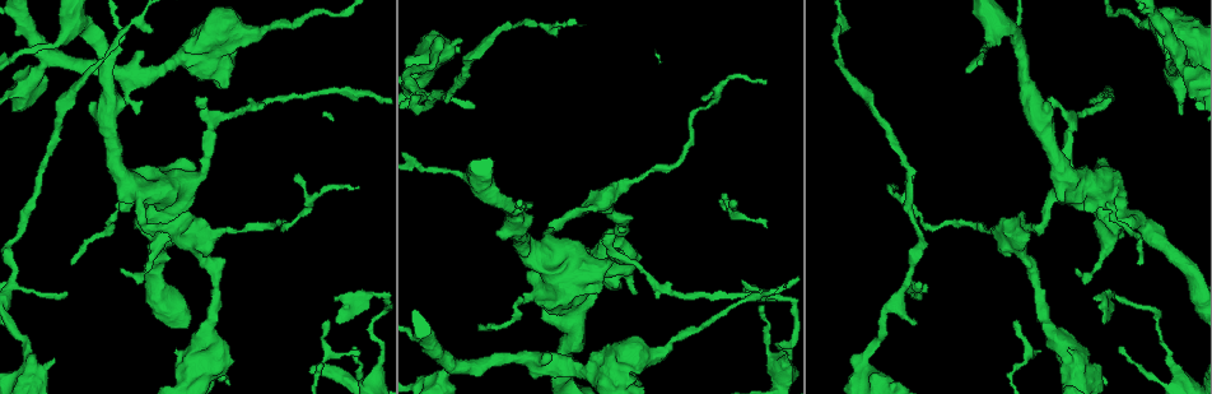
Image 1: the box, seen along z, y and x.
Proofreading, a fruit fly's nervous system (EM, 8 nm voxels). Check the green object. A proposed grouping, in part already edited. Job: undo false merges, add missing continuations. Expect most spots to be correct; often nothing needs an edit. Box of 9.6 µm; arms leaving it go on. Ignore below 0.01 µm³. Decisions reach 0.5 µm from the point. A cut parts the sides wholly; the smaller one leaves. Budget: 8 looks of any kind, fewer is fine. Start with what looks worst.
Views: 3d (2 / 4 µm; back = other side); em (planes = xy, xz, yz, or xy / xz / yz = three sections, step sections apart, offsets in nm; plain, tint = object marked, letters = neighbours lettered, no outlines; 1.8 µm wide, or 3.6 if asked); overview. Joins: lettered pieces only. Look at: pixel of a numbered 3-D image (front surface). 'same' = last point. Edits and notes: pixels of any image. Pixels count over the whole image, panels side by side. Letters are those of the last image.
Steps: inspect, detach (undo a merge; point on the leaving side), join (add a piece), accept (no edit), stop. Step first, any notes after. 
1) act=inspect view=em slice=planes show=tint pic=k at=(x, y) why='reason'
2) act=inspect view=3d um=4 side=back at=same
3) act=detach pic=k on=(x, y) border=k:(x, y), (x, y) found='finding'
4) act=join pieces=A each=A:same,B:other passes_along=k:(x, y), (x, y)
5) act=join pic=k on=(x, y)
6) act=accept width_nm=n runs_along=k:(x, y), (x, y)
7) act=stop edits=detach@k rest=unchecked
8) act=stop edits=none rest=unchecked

act=inspect view=em slice=planes show=letters pic=1 at=(336, 316) why='thin end'

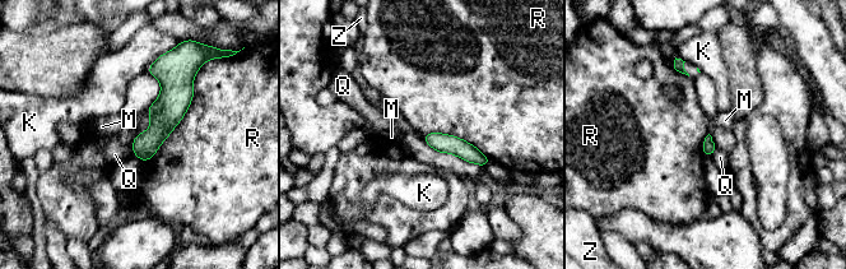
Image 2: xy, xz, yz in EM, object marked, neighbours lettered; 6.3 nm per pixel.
act=accept width_nm=90 each=K:other,M:other,Q:other,R:other,Z:other runs_along=2:(163, 64), (168, 110), (144, 157) found='none of them fits'

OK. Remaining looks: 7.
act=inspect view=3d um=4 pic=1 at=(218, 30) why='sharp bend'

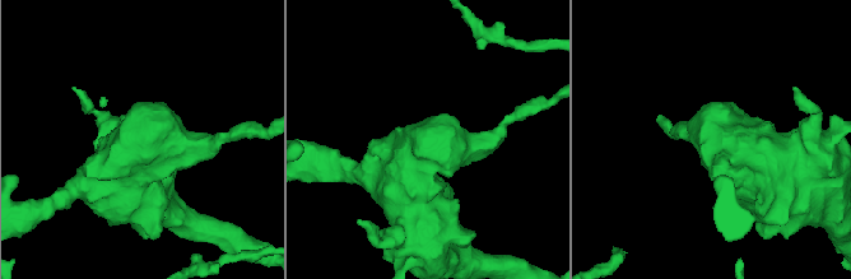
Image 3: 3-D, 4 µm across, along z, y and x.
act=inspect view=em um=3.6 slice=xz step=16 show=tint pic=3 at=(427, 150) why='shape alone is not enough'

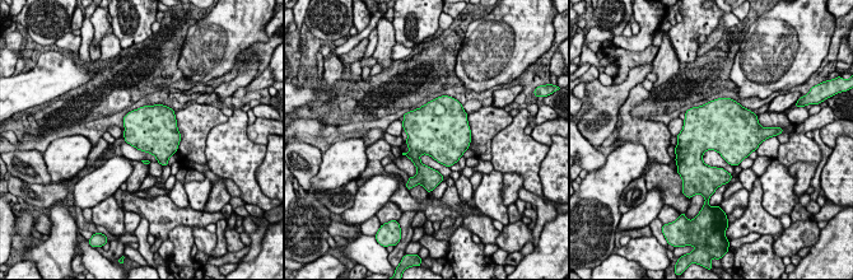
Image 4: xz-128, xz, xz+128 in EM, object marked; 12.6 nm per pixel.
act=inspect view=em um=3.6 slice=planes show=letters at=same

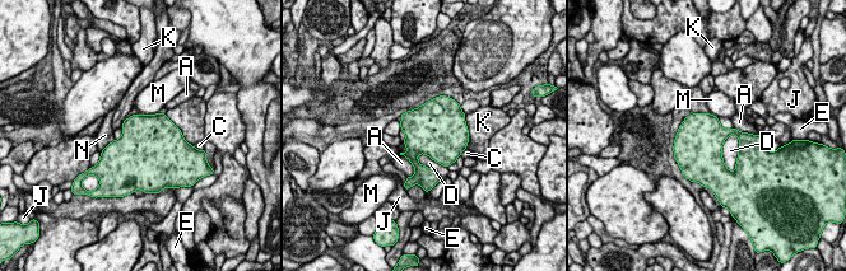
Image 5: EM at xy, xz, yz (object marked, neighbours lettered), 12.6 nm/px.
act=accept each=A:other,C:other,D:other,E:other,J:other,K:other,M:other,N:other border=5:(729, 134), (723, 163), (733, 173) found='continuous, no second neuron'

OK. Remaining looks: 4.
act=inspect view=3d um=4 pic=1 at=(1094, 202) why='calibre changes'

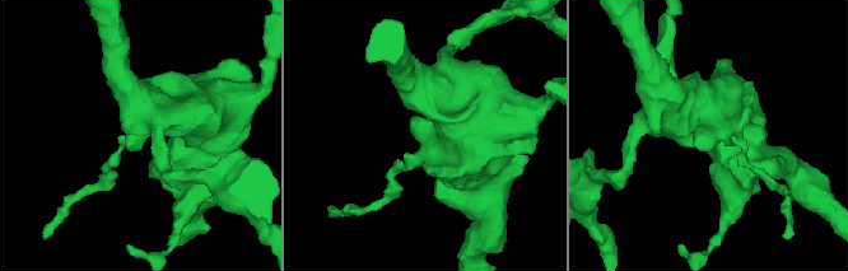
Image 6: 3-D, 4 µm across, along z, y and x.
act=inspect view=em slice=planes show=tint pic=6 at=(713, 133)

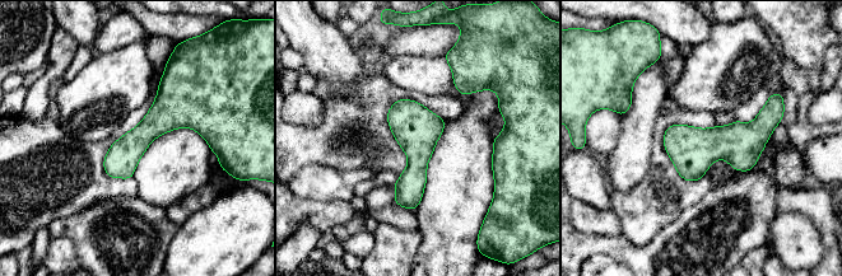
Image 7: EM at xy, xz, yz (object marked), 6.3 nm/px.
act=inspect view=em slice=planes show=letters at=same why='see the neighbours'

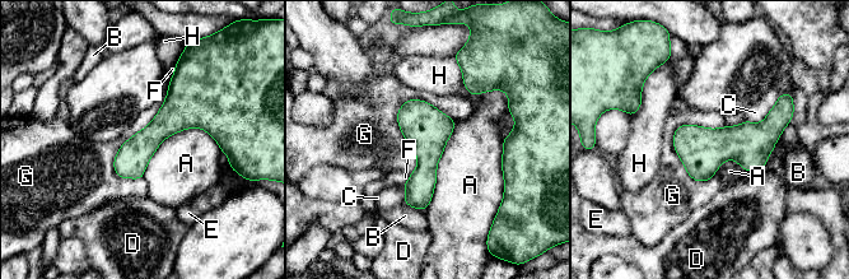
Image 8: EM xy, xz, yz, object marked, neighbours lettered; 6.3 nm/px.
act=accept width_nm=200 each=A:other,B:other,C:other,D:other,E:other,F:other,G:other,H:other border=8:(791, 120), (708, 180) found='one neuron here'

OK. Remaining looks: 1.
act=stop edits=none rest=unchecked

